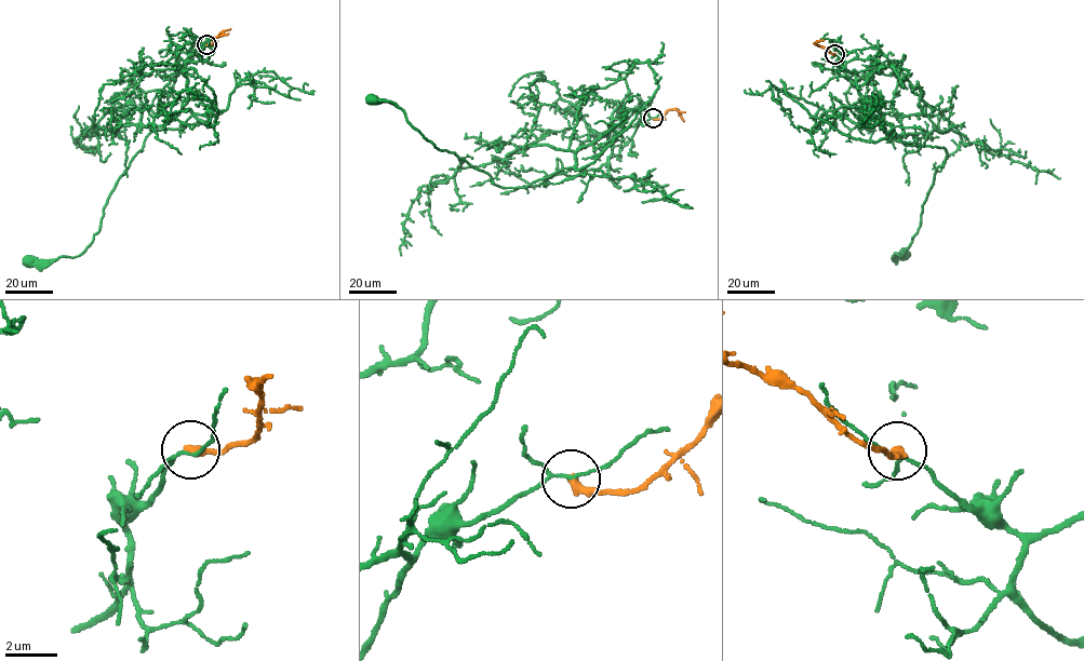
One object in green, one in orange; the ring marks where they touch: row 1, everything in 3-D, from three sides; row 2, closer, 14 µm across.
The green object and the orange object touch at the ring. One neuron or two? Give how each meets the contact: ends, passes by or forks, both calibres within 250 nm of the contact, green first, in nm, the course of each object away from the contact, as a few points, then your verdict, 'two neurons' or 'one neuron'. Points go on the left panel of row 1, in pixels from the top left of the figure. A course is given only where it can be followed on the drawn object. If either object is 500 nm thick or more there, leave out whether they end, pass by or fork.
green forks there; orange ends there; 90 nm thick on the green side, 340 nm on the other; green runs (208, 45), (185, 64), (183, 108), (191, 115), (183, 129), (146, 137), (92, 242), (74, 257), (29, 260); orange runs (208, 45), (230, 28); two neurons

